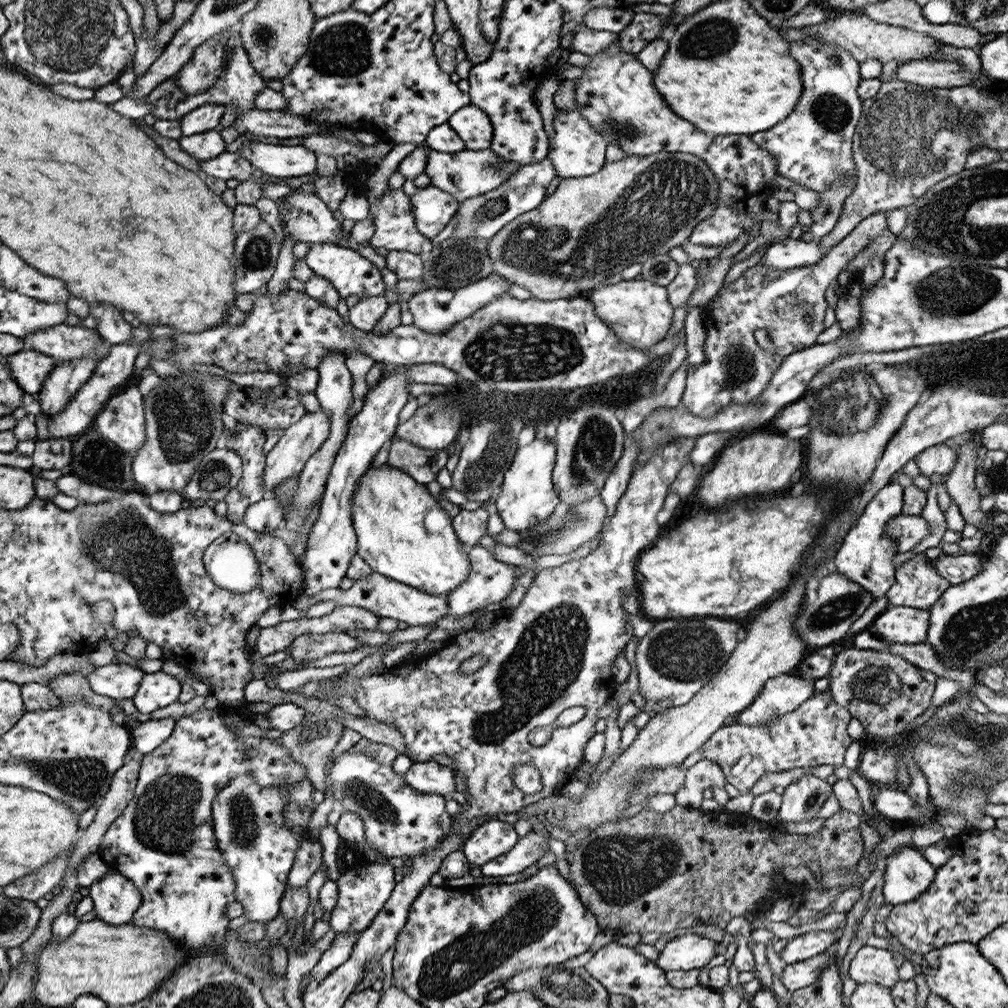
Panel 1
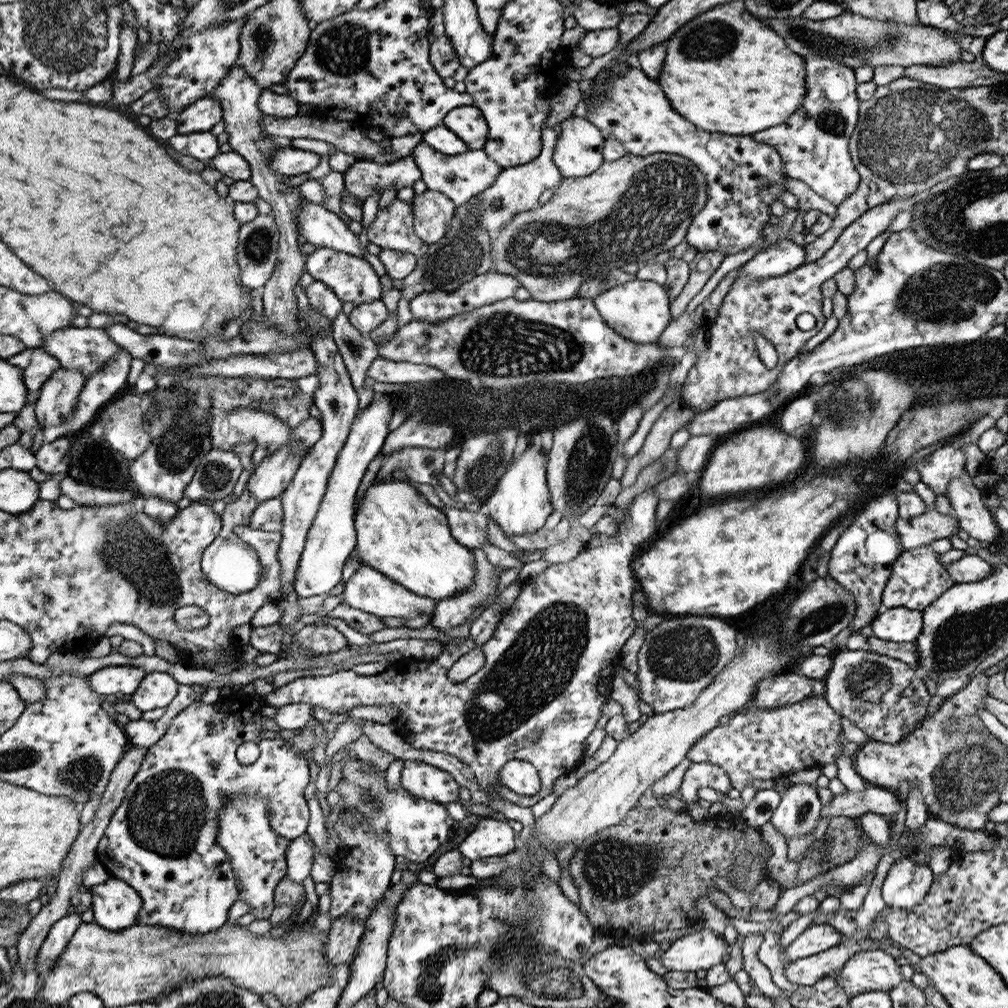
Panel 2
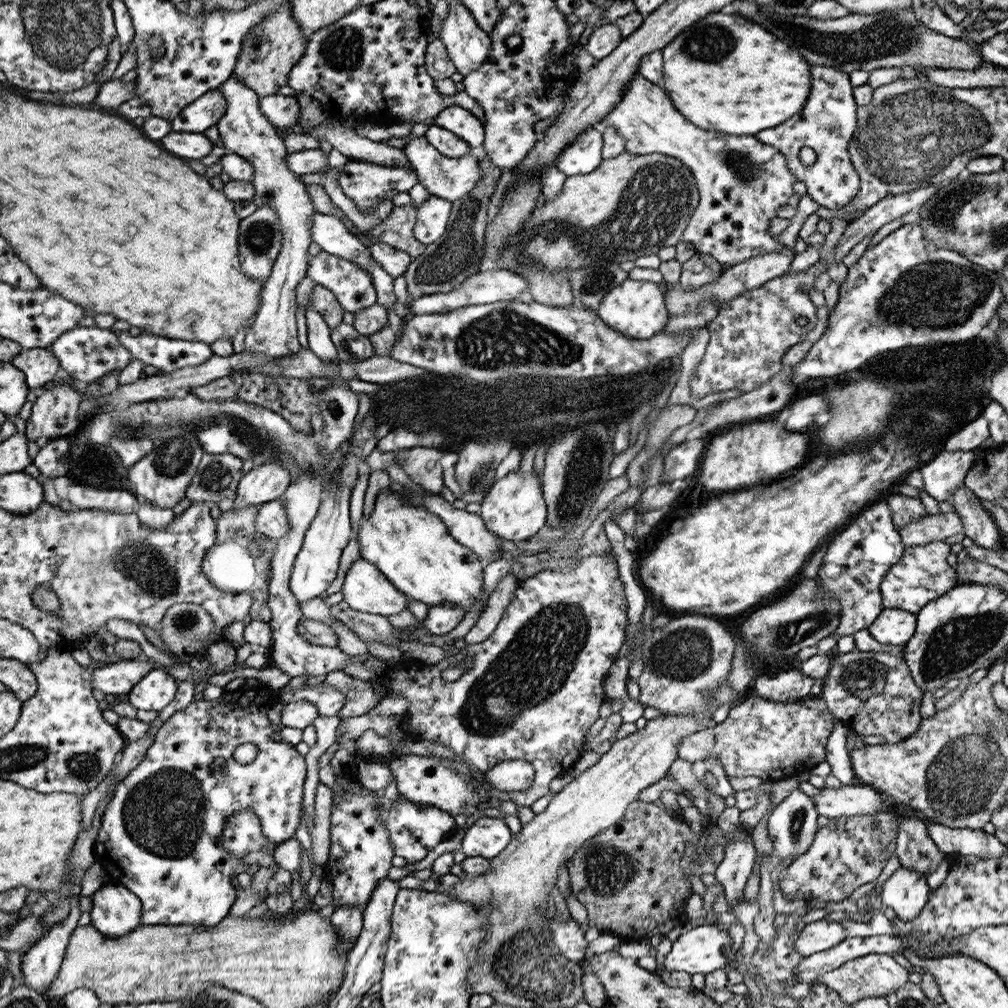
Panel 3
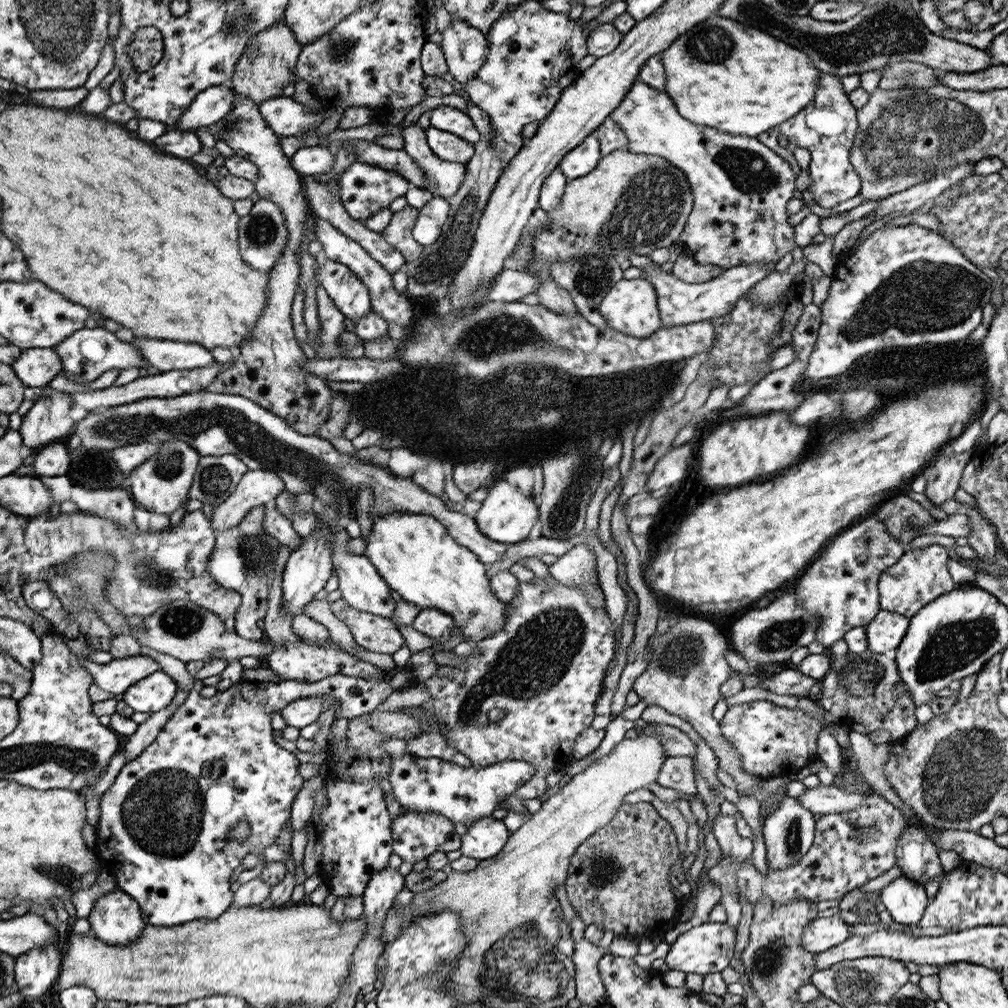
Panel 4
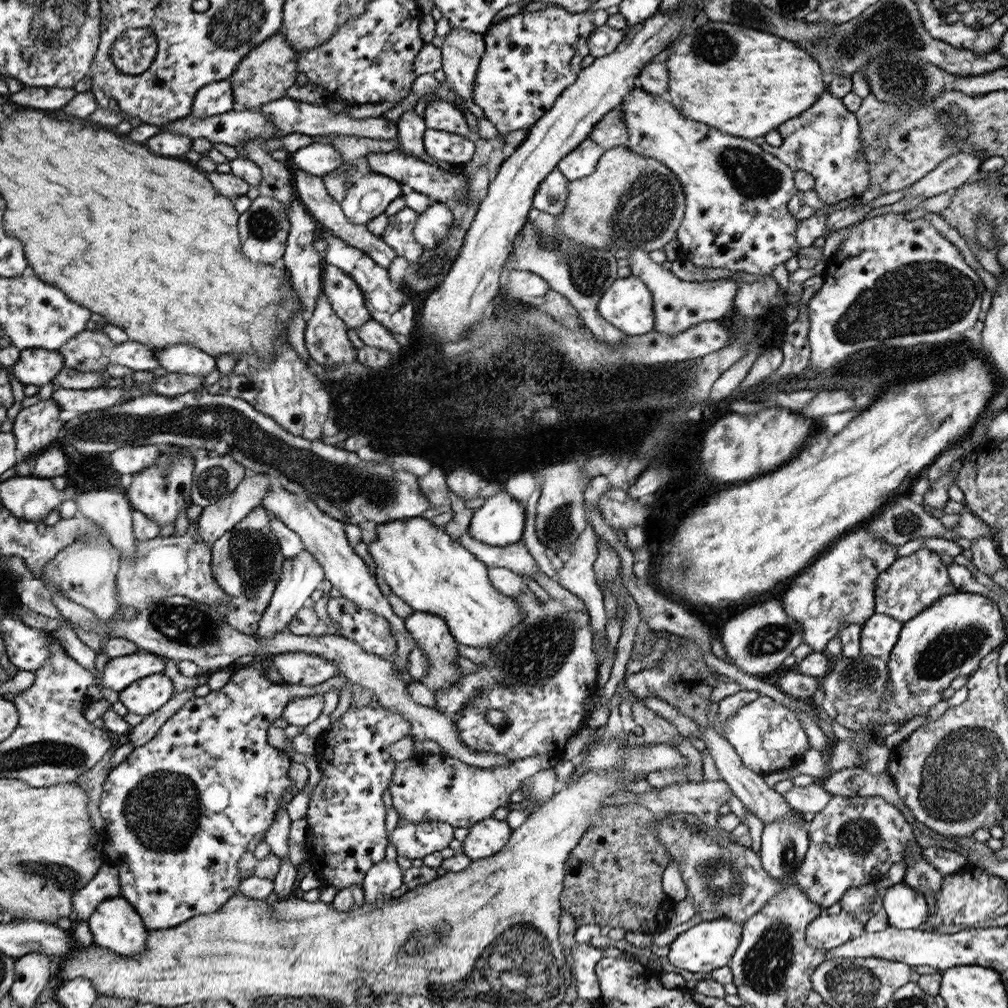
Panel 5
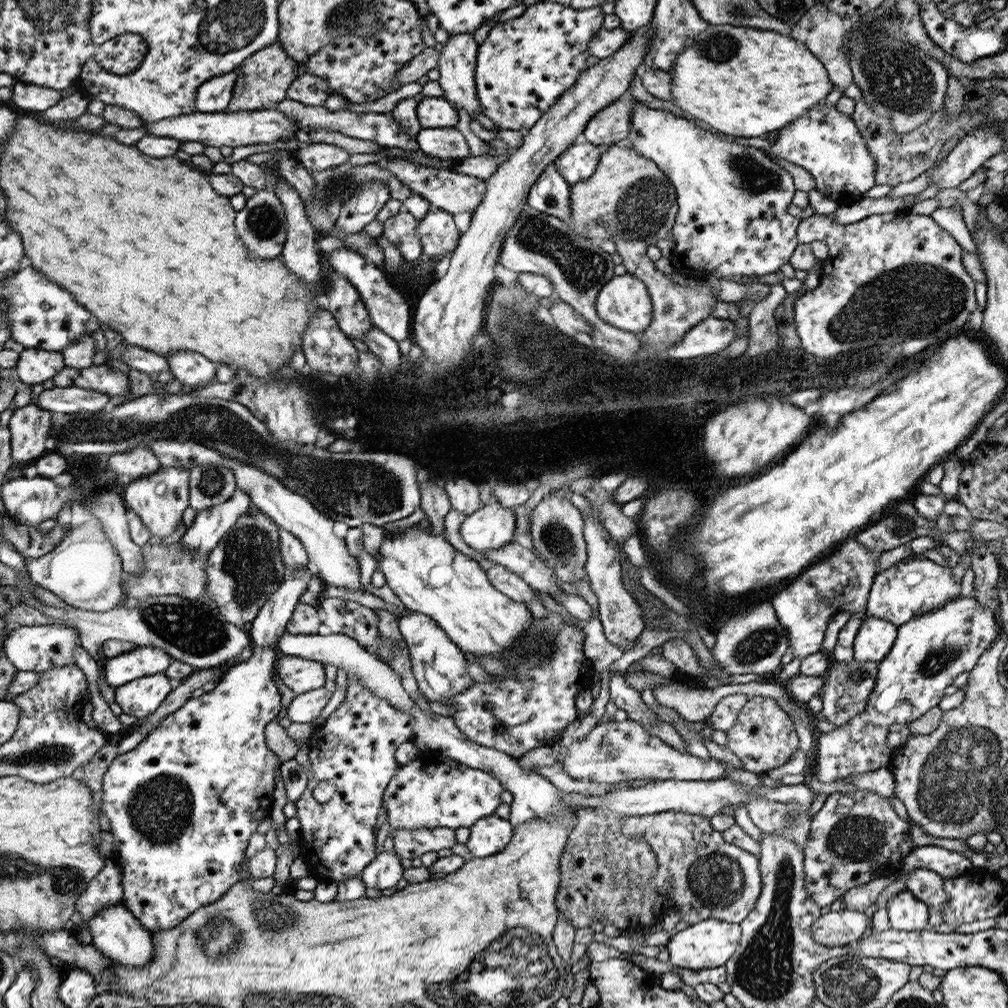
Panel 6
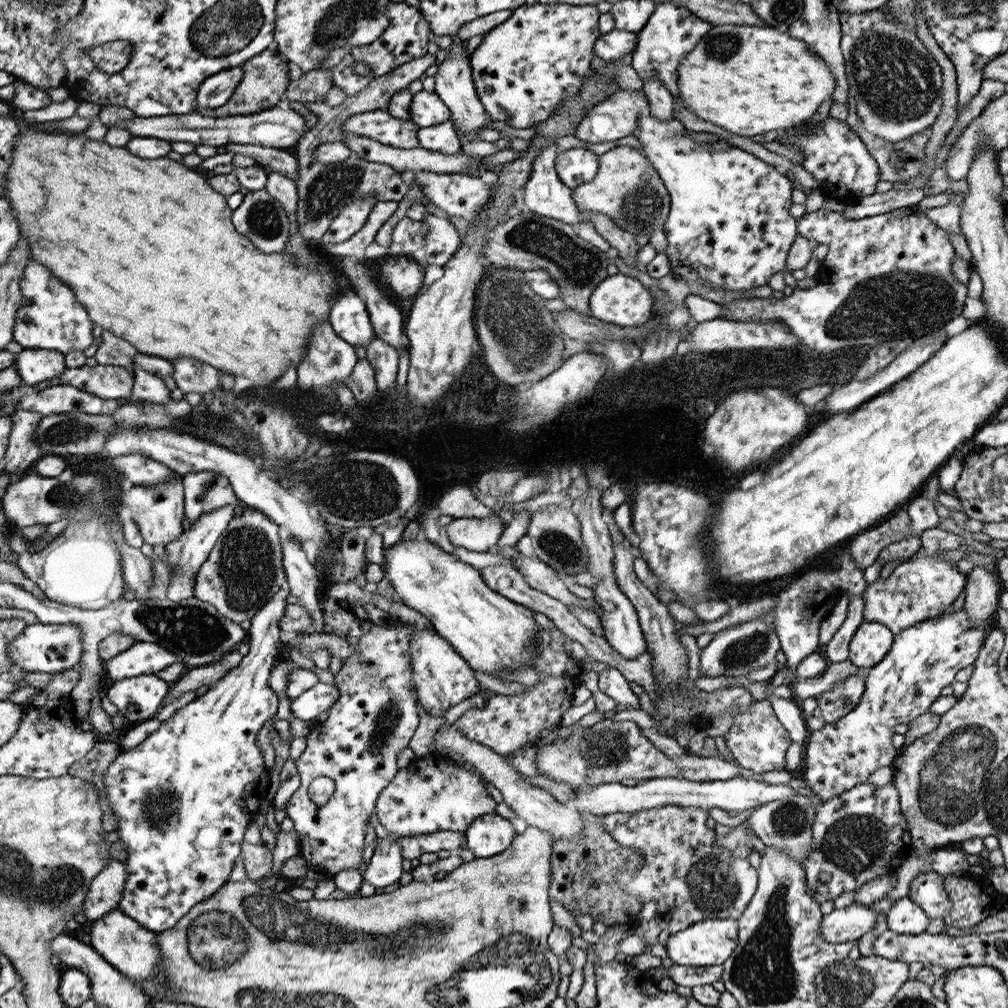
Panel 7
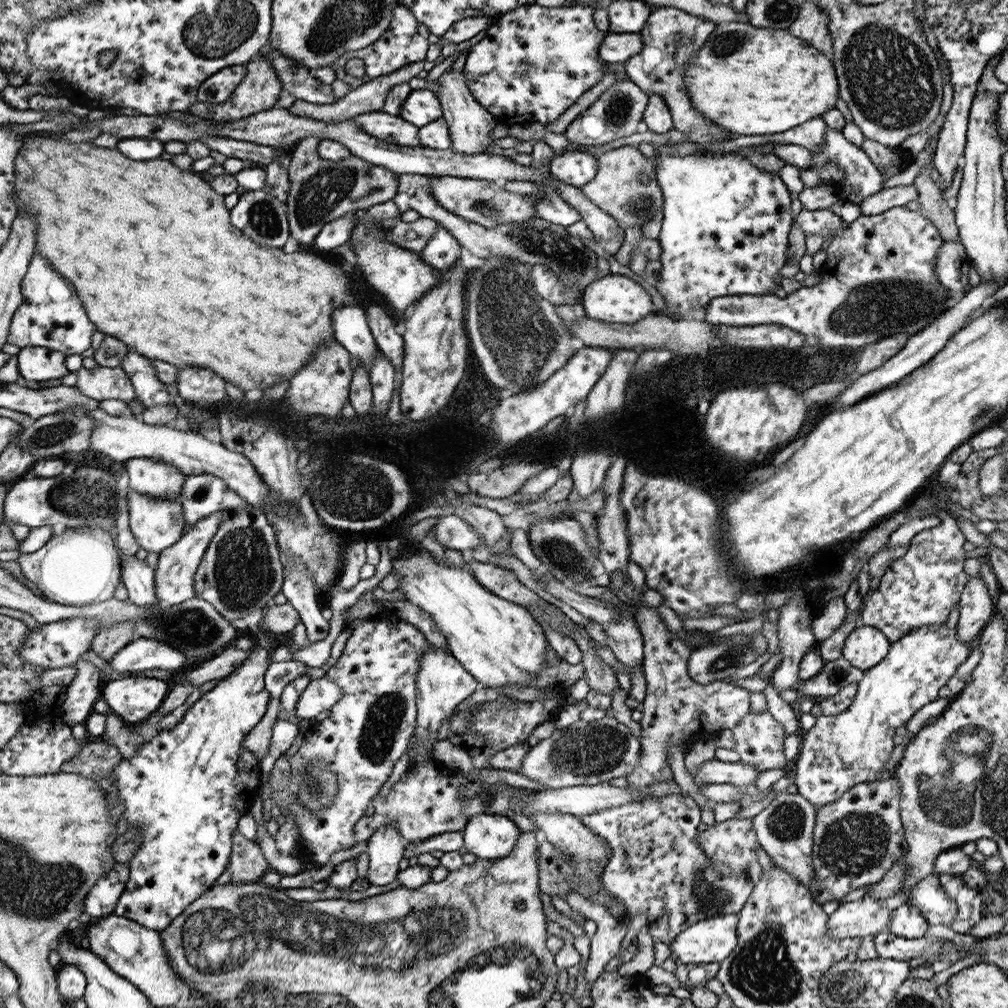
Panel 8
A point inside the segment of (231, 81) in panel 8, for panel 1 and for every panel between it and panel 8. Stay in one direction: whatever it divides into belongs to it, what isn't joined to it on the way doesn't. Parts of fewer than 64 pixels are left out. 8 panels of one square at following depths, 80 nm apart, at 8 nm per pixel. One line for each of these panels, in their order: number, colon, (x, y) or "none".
1: (207, 117)
2: (202, 116)
3: (205, 112)
4: (214, 104)
5: (217, 98)
6: (213, 96)
7: (218, 89)

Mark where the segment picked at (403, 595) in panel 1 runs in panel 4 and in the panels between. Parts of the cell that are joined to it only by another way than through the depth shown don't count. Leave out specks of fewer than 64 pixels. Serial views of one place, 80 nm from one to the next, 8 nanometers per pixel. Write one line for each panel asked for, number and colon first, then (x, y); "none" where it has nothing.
2: (369, 591)
3: (365, 589)
4: (361, 586)

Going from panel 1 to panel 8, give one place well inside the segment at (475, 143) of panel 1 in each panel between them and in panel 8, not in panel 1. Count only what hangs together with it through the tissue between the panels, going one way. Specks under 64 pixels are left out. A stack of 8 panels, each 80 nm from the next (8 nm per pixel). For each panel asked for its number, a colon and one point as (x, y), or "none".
2: (467, 122)
3: (456, 119)
4: (449, 119)
5: (442, 115)
6: (432, 112)
7: (427, 109)
8: (422, 107)

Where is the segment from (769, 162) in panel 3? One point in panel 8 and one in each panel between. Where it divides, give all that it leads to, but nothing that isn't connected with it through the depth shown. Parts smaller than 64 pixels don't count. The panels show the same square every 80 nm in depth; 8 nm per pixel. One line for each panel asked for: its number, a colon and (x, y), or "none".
4: (740, 188)
5: (736, 216)
6: (732, 222)
7: (729, 223)
8: (725, 226)

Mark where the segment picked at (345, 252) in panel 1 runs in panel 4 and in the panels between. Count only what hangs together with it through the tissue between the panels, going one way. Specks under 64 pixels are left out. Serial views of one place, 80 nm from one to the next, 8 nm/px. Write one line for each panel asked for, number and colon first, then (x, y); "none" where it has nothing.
2: (352, 278)
3: (353, 287)
4: (351, 296)

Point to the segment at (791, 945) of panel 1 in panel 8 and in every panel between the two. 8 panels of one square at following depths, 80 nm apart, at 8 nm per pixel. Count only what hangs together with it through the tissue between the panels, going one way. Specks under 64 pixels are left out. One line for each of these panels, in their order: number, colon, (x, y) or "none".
2: (817, 937)
3: (823, 934)
4: (822, 933)
5: (826, 932)
6: (837, 928)
7: (849, 923)
8: (865, 916)

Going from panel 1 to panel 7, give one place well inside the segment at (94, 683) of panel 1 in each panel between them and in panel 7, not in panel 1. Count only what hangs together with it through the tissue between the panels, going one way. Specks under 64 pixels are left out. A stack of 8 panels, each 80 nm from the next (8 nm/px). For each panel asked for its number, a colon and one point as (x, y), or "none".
2: (109, 681)
3: (121, 677)
4: (119, 675)
5: (120, 672)
6: (144, 661)
7: (142, 658)

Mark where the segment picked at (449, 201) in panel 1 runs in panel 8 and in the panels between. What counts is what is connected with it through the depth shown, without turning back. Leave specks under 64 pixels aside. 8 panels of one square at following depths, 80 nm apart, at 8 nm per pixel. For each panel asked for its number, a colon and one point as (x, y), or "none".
2: (433, 211)
3: (433, 215)
4: (432, 218)
5: (433, 225)
6: (439, 235)
7: (442, 241)
8: (443, 250)

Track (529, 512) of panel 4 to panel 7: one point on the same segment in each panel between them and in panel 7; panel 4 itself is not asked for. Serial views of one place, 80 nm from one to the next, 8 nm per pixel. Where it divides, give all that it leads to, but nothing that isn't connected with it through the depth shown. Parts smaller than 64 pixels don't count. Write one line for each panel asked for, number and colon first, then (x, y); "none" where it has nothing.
5: (500, 521)
6: (493, 526)
7: (474, 534)

